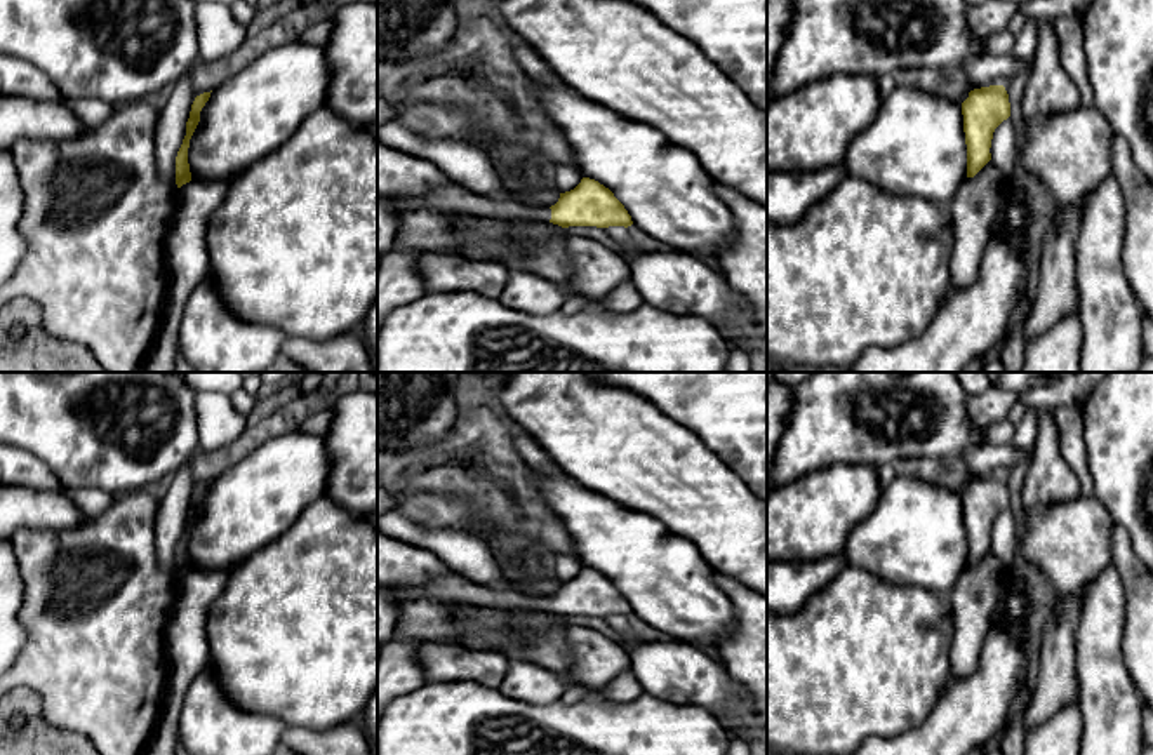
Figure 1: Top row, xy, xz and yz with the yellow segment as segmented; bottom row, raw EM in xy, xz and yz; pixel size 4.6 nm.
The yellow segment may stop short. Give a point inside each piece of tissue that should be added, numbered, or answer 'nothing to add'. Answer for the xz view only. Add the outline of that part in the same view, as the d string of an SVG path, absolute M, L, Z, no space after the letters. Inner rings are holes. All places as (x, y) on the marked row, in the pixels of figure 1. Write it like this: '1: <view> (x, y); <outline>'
1: xz (454, 199); M450 183L426 193L431 209L499 221L523 219L550 223L550 207L527 207L511 200L496 200L473 193L468 188Z

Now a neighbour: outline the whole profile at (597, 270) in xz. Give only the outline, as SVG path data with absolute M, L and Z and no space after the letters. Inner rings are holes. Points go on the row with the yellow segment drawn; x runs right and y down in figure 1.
M586 237L567 238L569 287L577 296L602 301L630 278L630 264L617 251Z

